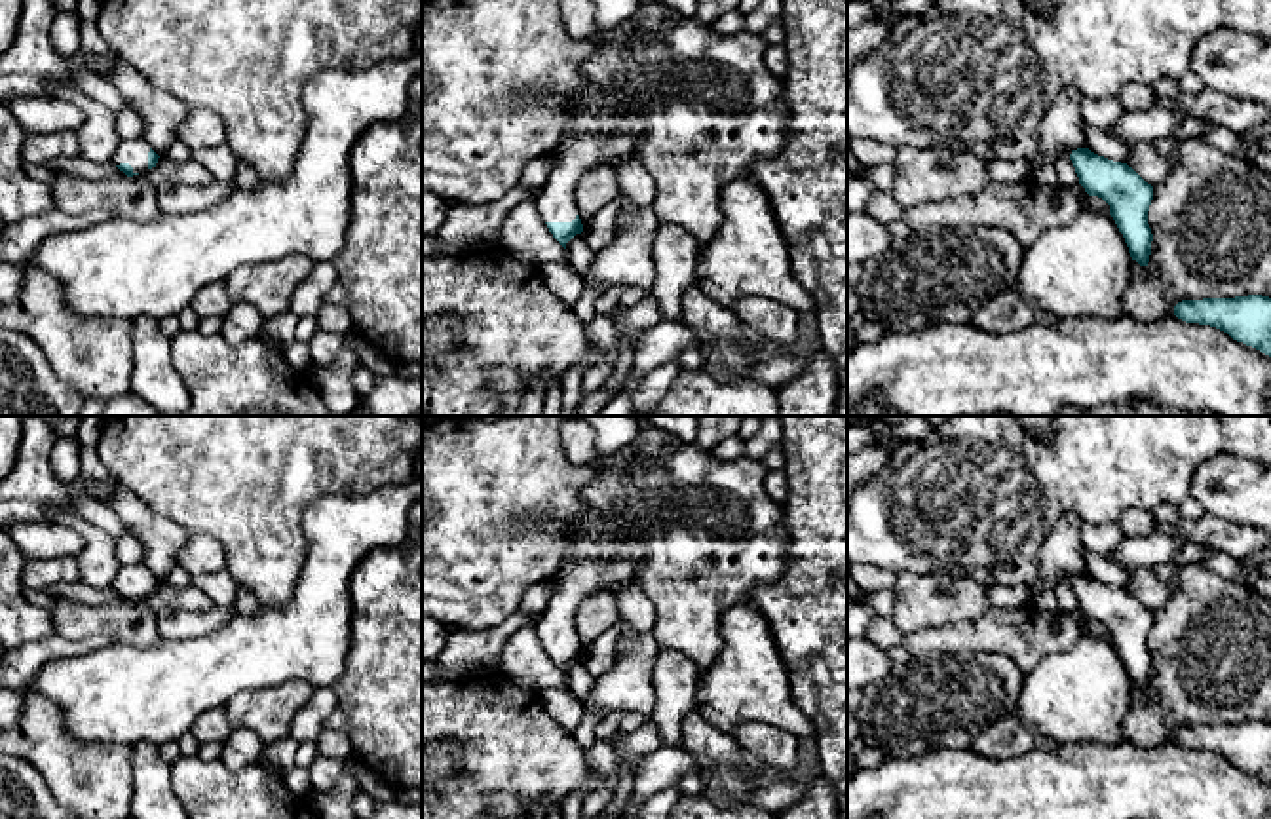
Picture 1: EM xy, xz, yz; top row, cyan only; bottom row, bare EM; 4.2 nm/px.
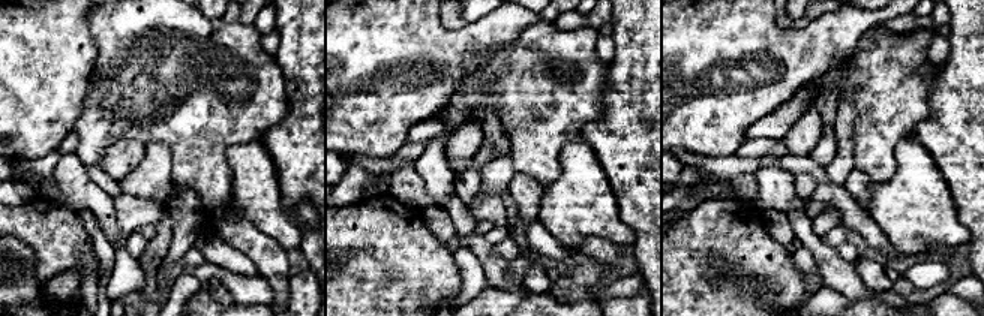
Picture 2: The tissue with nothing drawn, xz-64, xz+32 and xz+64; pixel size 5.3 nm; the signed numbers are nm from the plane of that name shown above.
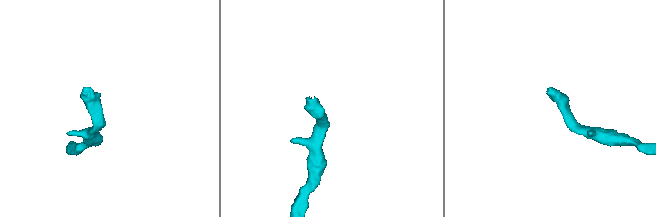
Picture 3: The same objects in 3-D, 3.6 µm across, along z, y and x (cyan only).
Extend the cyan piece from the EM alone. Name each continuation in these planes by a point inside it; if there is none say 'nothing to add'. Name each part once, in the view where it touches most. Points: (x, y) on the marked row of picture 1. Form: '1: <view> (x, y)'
1: xz (698, 109)

